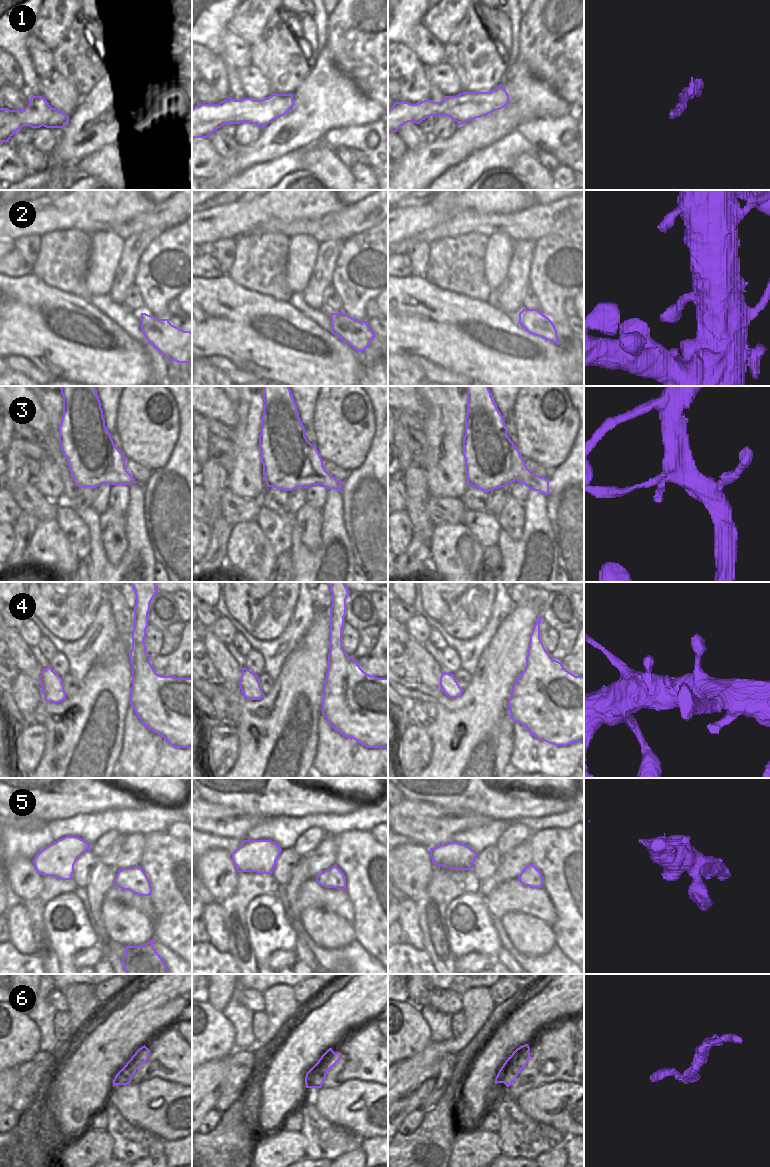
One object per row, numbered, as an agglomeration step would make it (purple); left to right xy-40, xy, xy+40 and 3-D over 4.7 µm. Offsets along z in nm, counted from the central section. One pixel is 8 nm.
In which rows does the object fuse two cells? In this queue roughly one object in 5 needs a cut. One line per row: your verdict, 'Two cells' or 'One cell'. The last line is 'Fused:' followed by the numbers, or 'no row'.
1: One cell
2: One cell
3: One cell
4: One cell
5: One cell
6: One cell
Fused: no row

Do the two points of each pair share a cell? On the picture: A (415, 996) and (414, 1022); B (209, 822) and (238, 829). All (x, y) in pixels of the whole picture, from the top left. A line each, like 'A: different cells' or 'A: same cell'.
A: different cells
B: same cell

